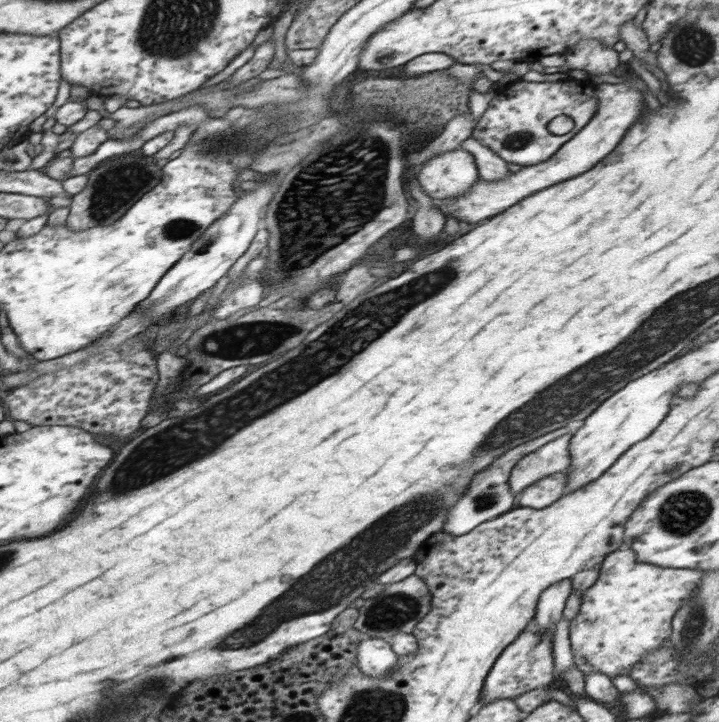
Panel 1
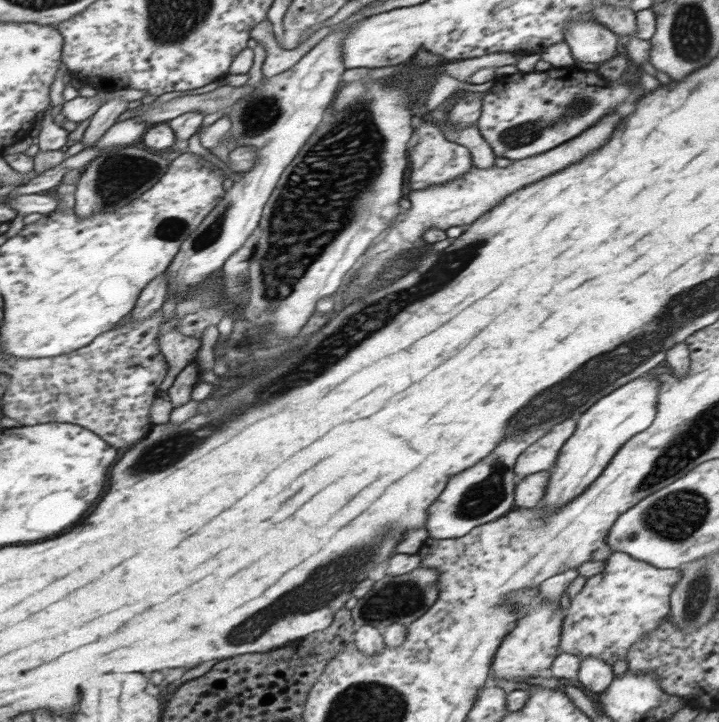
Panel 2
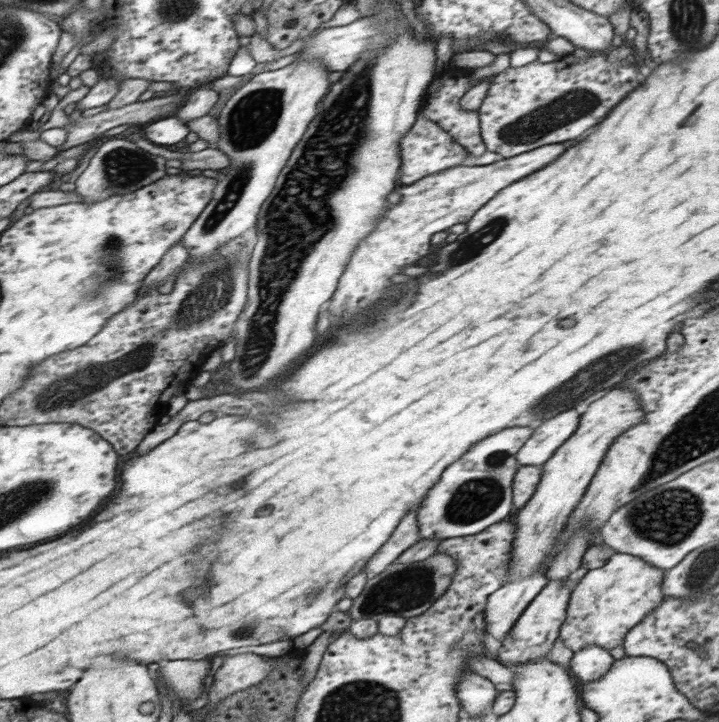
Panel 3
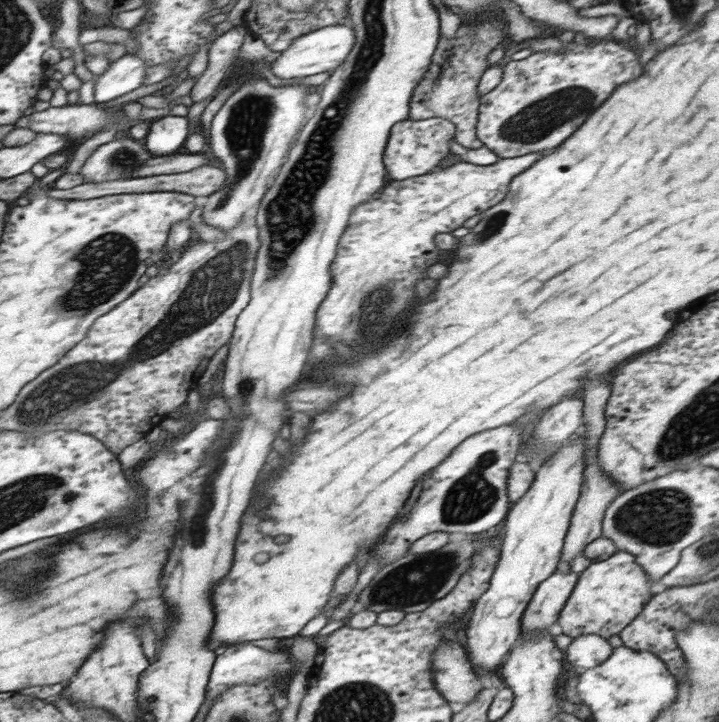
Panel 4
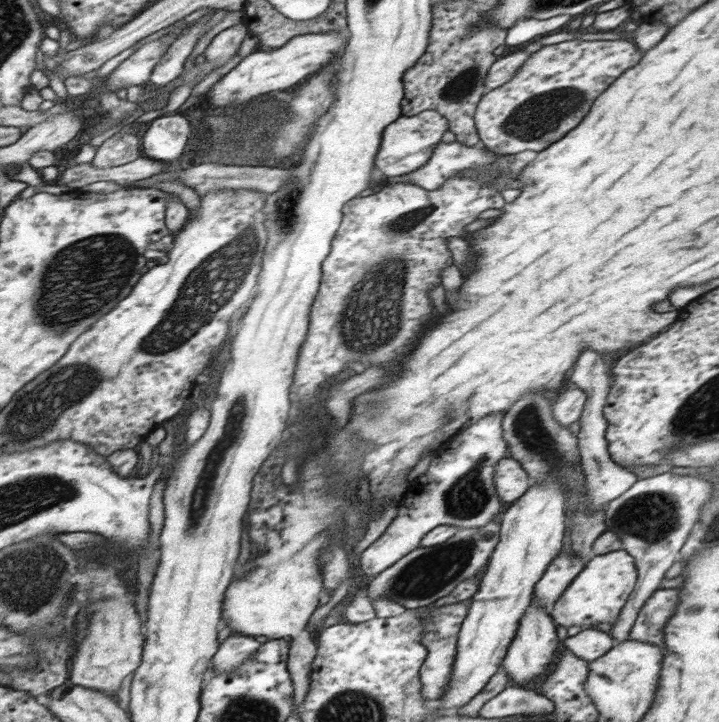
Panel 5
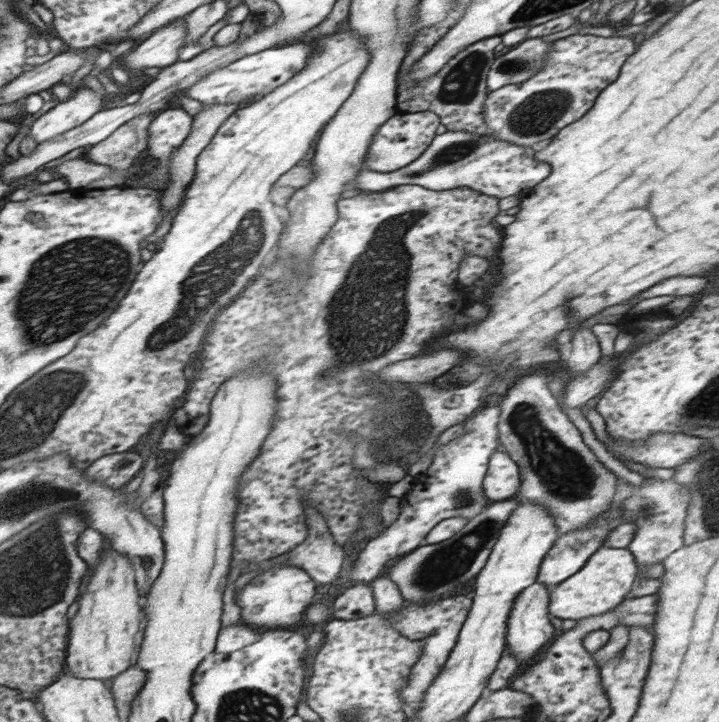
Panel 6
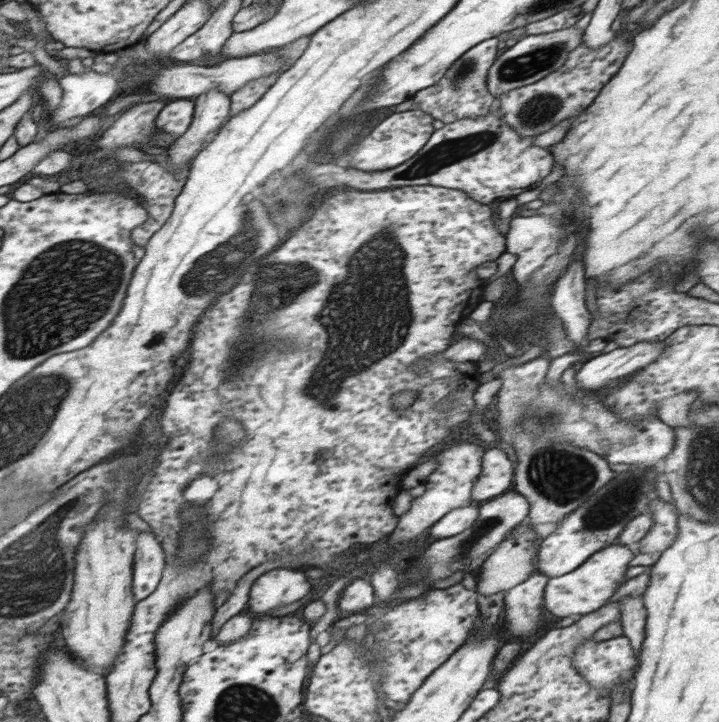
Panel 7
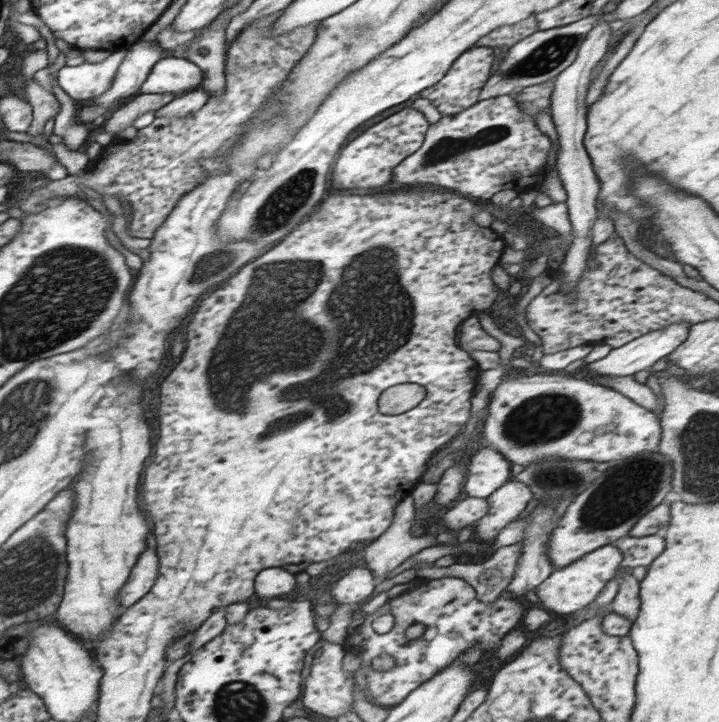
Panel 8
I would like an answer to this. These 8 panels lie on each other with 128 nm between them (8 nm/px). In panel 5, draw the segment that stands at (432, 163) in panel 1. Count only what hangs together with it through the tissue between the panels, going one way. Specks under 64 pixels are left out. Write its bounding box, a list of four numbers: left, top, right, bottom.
[374,110,449,178]

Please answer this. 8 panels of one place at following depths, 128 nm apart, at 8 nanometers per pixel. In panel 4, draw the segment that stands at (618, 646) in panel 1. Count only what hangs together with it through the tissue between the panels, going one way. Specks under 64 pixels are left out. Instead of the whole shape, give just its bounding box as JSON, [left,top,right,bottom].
[558,550,658,640]

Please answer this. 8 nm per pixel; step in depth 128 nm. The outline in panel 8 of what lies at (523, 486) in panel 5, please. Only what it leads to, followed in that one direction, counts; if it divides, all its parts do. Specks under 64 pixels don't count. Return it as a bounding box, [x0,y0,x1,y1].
[463,446,512,498]

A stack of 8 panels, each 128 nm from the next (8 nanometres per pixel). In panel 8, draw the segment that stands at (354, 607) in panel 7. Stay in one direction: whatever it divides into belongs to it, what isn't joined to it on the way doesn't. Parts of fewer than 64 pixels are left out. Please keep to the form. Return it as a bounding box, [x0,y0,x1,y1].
[329,566,376,603]

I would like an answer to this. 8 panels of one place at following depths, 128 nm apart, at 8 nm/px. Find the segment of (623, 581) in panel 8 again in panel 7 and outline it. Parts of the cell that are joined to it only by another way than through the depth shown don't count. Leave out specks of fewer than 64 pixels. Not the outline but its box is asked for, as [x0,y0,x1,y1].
[620,597,647,668]

